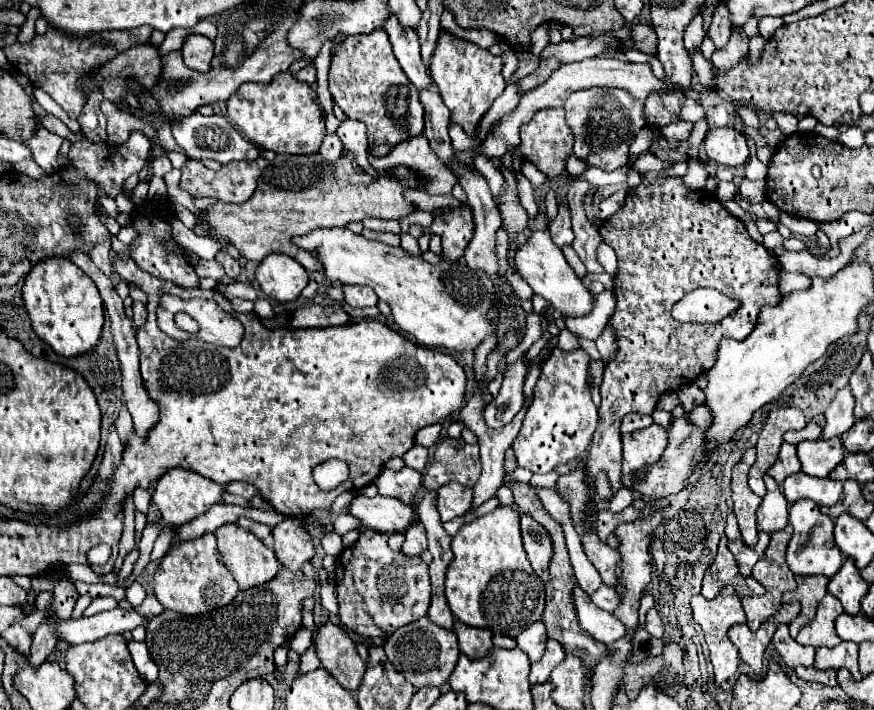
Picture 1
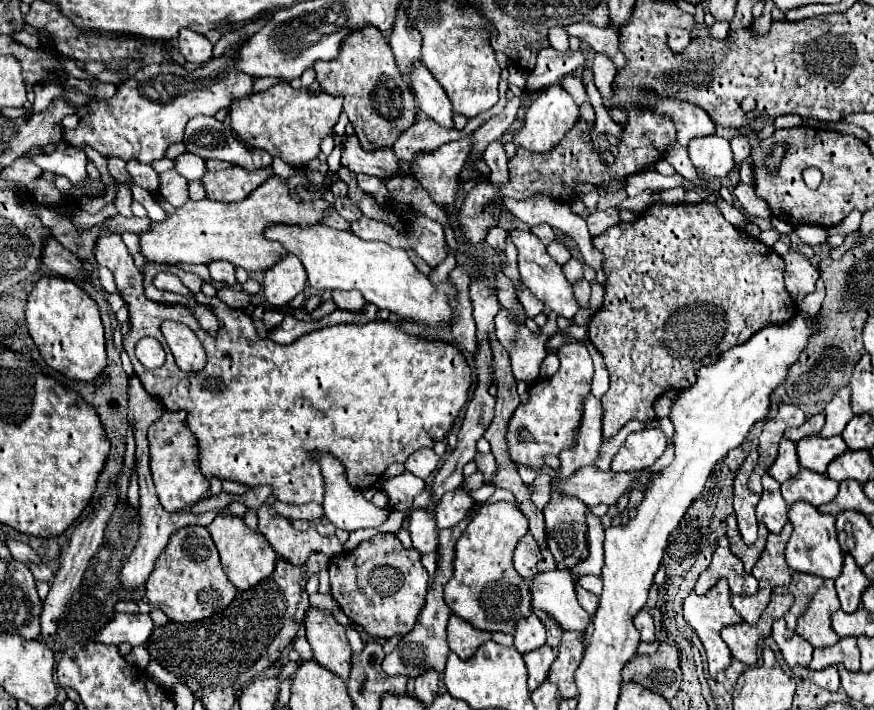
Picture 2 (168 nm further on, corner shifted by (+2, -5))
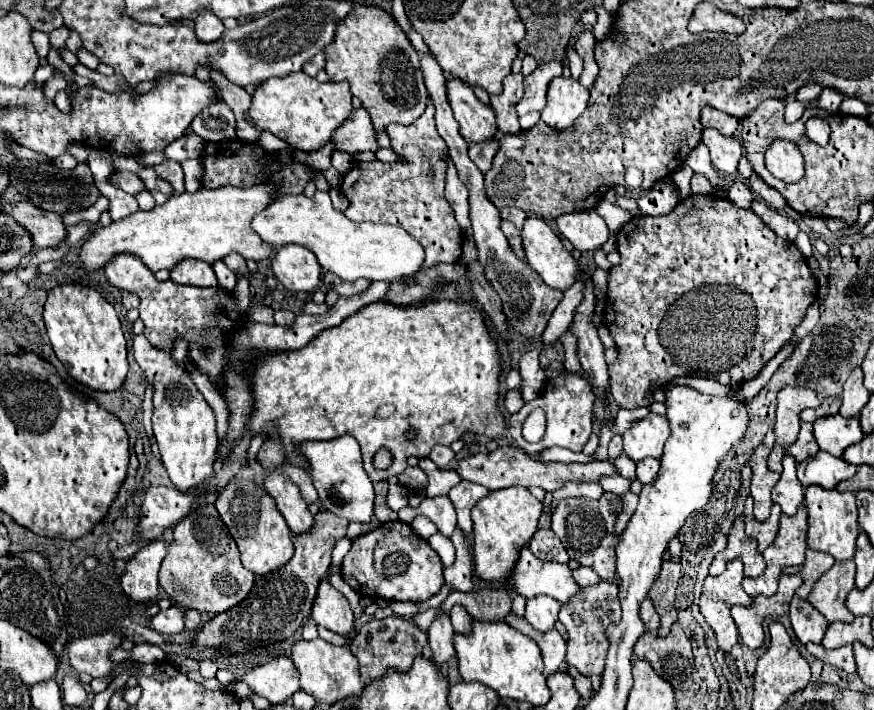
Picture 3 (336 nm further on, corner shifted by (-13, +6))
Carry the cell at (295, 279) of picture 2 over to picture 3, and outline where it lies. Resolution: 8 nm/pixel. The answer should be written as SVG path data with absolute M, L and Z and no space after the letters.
M284 246L276 250L272 260L274 276L284 284L290 292L314 292L322 278L322 268L308 248L300 246Z

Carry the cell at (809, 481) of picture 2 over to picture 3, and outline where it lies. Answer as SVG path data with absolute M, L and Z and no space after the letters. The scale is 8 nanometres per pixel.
M818 452L816 456L798 464L798 480L802 486L822 486L826 490L836 488L838 482L848 480L856 474L856 466L828 452Z

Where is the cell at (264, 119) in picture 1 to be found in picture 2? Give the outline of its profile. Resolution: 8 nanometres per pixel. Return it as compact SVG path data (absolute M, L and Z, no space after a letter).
M279 83L233 103L229 109L231 129L251 149L263 149L289 165L307 165L319 155L321 141L331 137L341 105L341 95L329 95L323 89L293 89L289 83Z

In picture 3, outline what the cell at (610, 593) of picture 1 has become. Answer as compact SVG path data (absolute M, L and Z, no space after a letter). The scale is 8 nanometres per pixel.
M580 566L580 568L574 570L572 574L574 574L574 580L576 580L582 588L600 582L600 576L596 576L596 572L592 572L592 568L586 568L586 566Z

